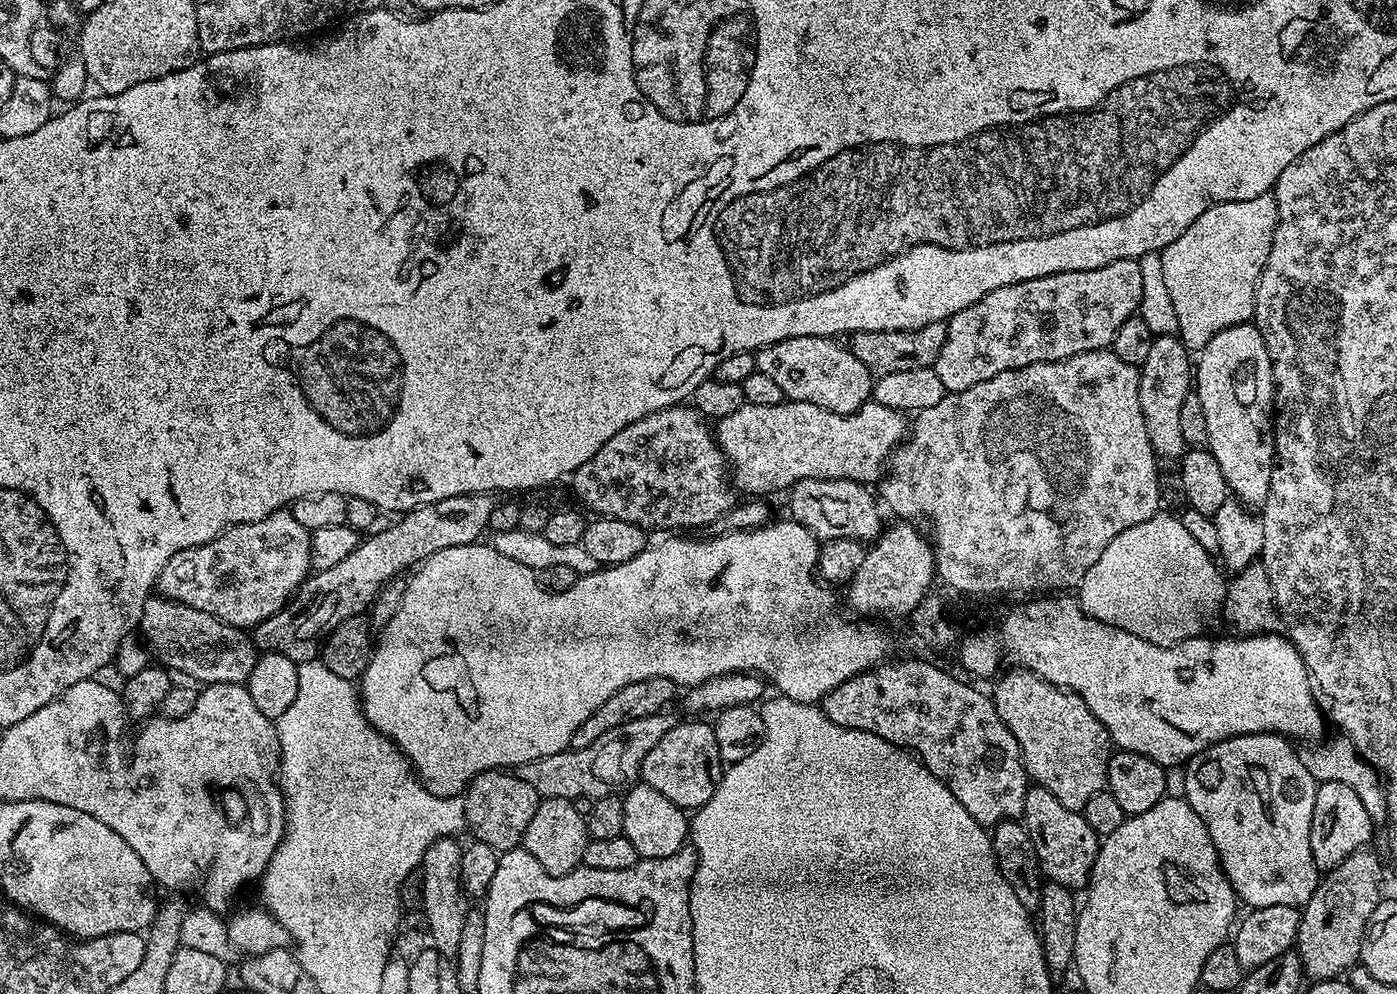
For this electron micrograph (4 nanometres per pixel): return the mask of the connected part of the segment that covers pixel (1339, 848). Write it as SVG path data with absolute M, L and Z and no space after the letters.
M1323 781L1317 787L1314 802L1314 818L1310 826L1310 850L1317 869L1331 870L1341 864L1350 854L1367 849L1372 840L1374 825L1362 798L1346 786L1346 782Z

